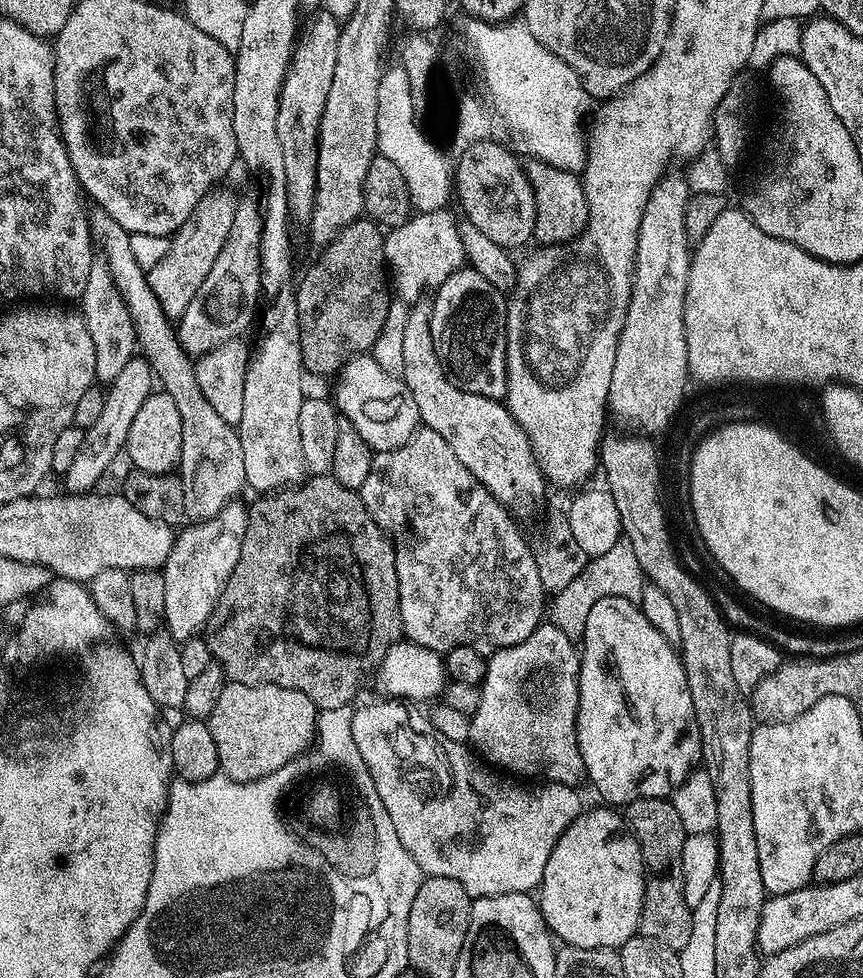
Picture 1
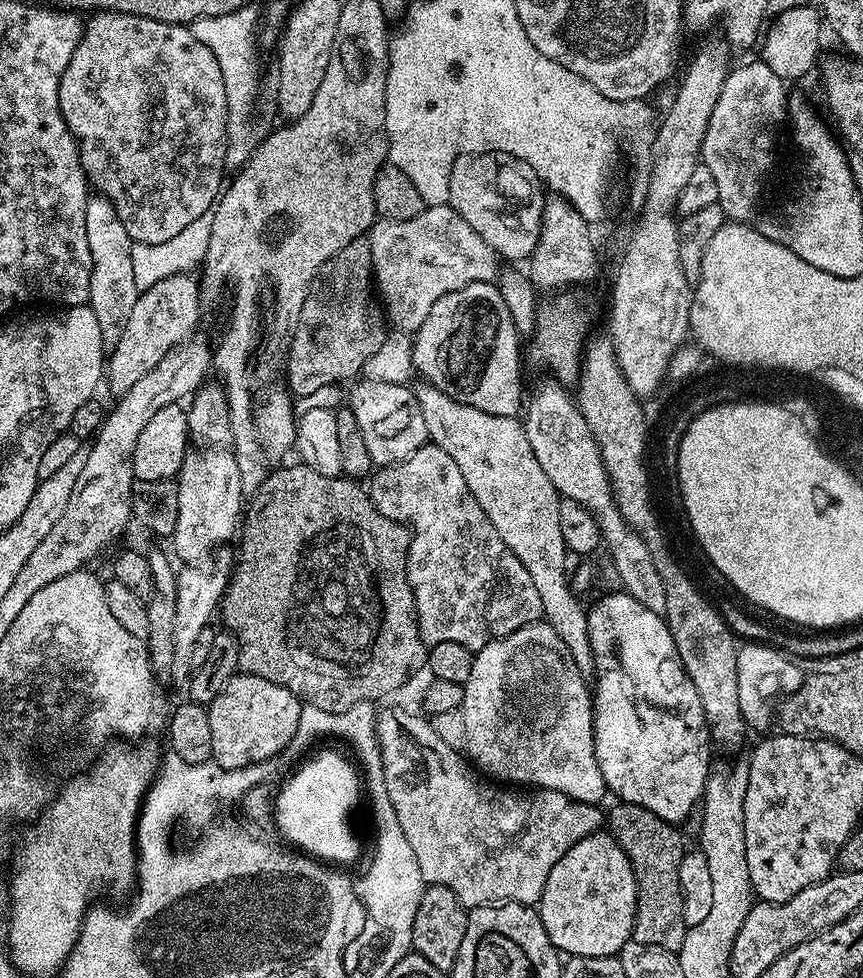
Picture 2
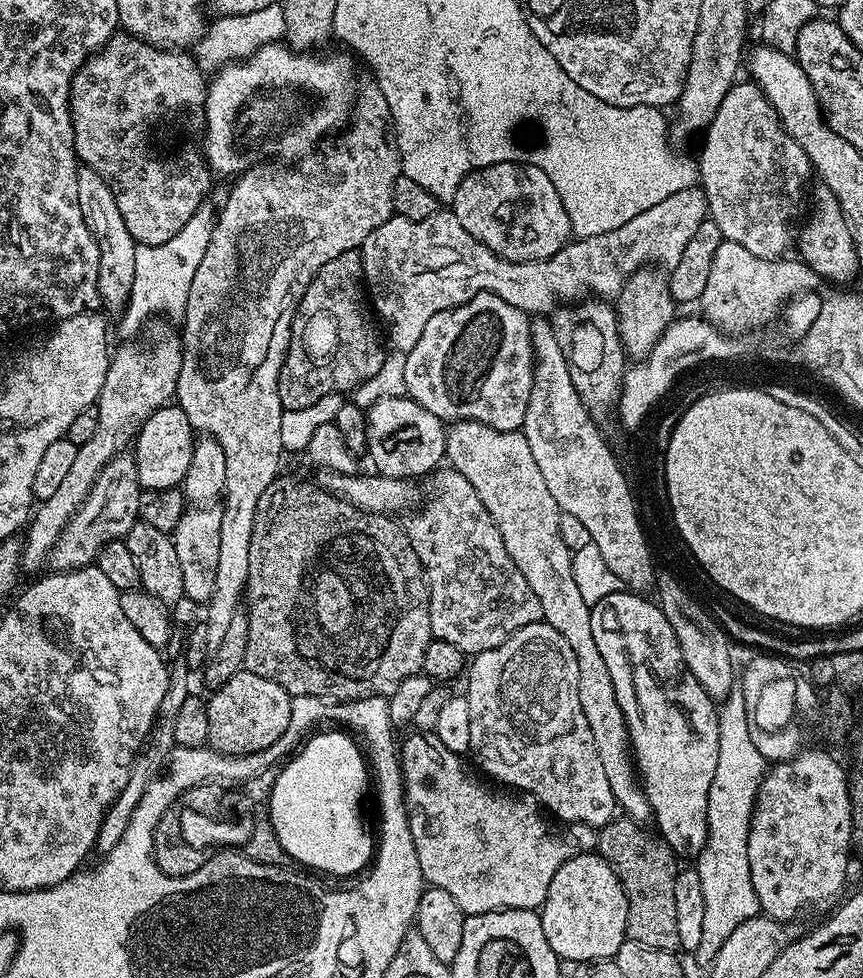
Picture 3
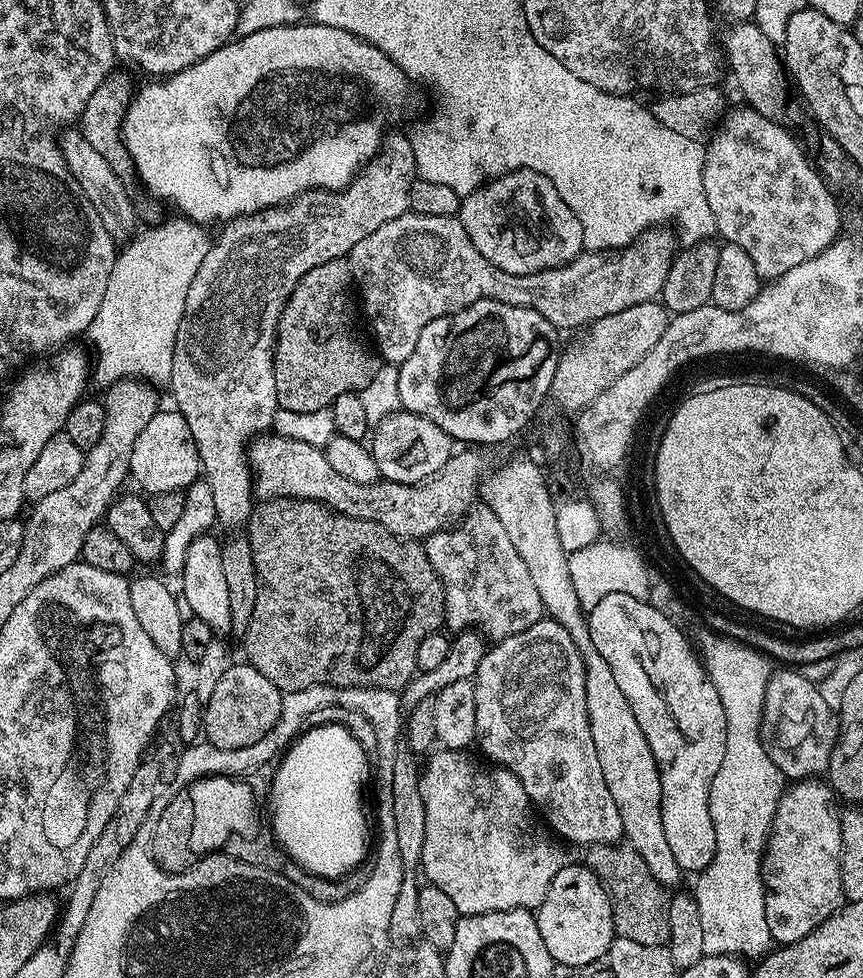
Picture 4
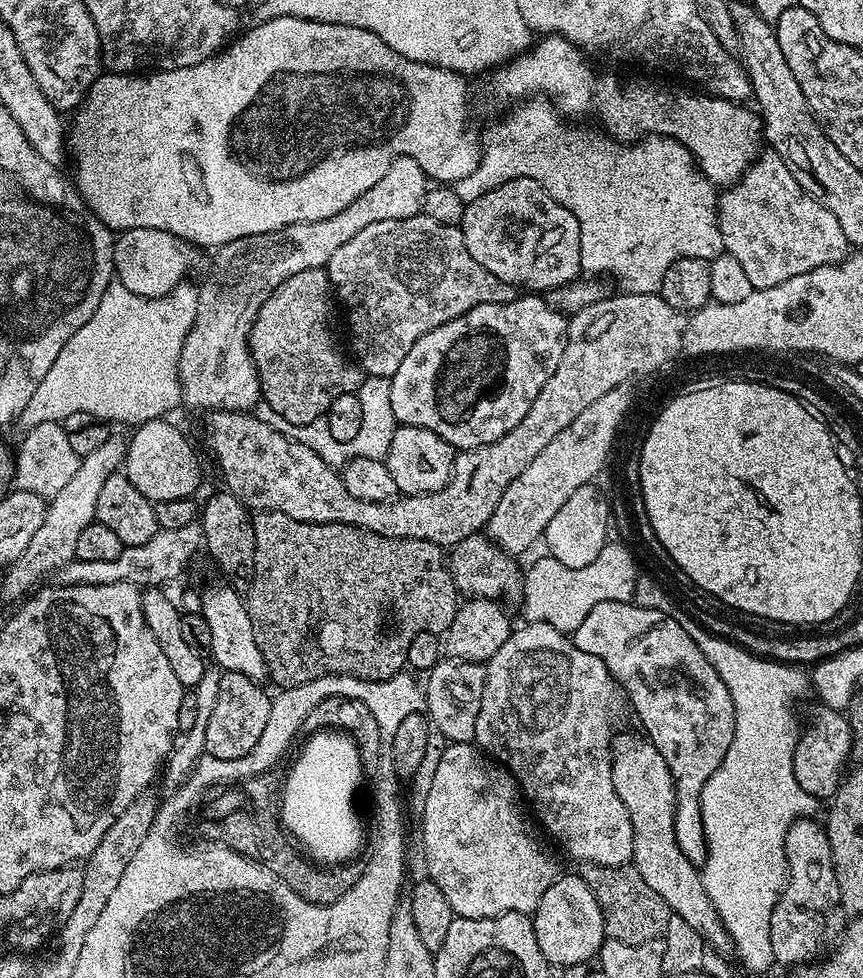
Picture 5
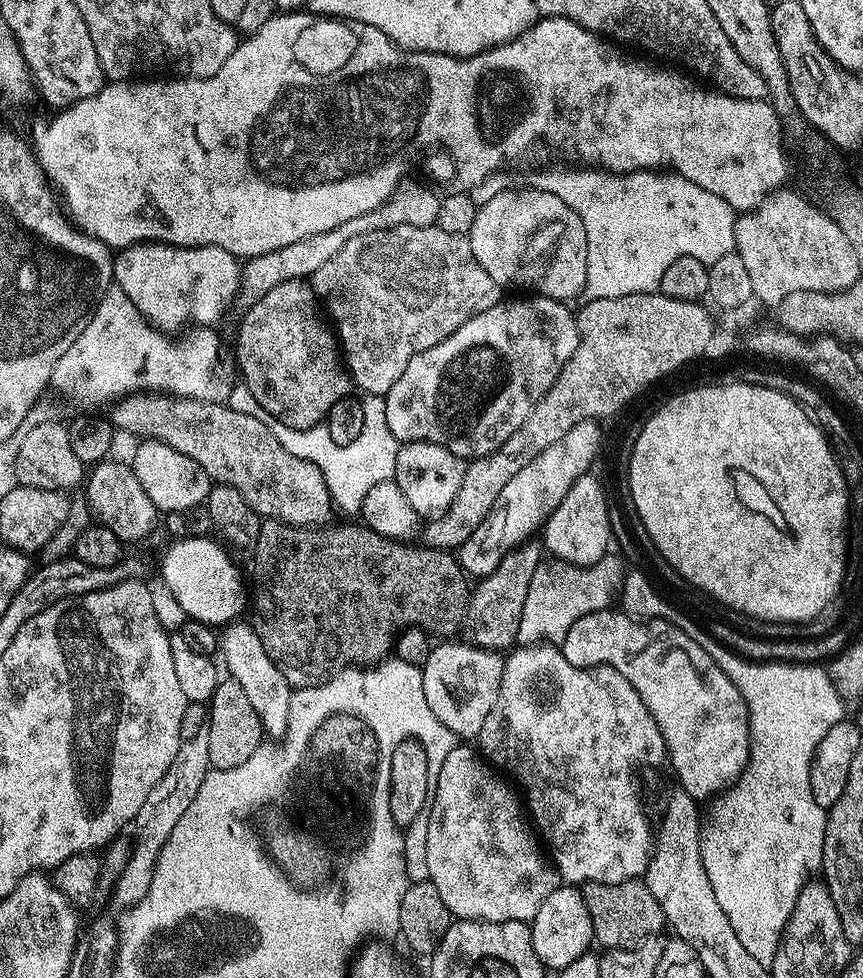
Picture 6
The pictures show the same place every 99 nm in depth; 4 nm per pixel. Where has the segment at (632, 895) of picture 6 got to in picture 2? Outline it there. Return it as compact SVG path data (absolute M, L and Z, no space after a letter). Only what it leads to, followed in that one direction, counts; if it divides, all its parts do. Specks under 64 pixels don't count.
M623 802L613 805L606 812L606 828L630 858L636 879L636 921L632 927L632 939L639 944L679 953L682 942L690 934L682 910L682 886L678 882L678 866L682 866L686 851L680 837L681 829L642 806Z

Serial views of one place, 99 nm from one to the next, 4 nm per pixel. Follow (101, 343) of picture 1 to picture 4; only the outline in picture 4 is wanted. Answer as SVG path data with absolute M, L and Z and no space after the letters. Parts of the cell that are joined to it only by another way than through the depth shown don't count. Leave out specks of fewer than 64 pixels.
M65 127L59 133L58 143L62 158L74 178L74 182L80 188L80 193L90 202L90 206L94 206L94 210L102 218L102 226L106 226L106 230L112 235L113 240L127 241L133 231L133 229L131 230L132 202L120 182L121 177L112 169L110 162L106 162L106 158L102 158L102 154L98 154L98 150L94 150L94 146L90 146L90 142L86 142L79 127Z

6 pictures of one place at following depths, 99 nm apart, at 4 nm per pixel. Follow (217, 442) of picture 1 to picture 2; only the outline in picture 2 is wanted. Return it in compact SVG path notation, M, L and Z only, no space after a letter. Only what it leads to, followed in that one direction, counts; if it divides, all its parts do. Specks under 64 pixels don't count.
M196 446L189 450L188 453L184 456L184 461L182 462L182 466L180 467L180 474L178 479L176 480L176 485L178 486L178 526L174 526L174 530L172 531L172 535L170 537L170 543L176 547L176 552L178 555L184 559L183 563L188 566L196 566L199 565L201 562L200 560L204 560L207 558L208 555L211 554L212 551L215 550L216 547L219 546L223 540L228 540L234 533L237 531L238 528L238 521L241 519L242 516L242 504L240 508L240 495L243 494L244 488L240 485L240 480L242 481L242 464L241 461L238 459L235 451L229 450L227 447L224 446Z

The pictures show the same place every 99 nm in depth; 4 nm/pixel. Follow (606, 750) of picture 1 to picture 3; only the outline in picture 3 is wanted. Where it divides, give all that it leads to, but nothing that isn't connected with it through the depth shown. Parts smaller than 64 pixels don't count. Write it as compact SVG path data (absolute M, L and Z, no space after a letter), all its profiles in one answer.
M621 590L614 594L606 594L606 598L602 598L602 602L591 605L591 610L590 626L594 626L594 642L598 645L602 659L606 661L606 667L610 669L610 682L614 682L614 695L618 698L618 706L622 706L622 714L628 727L628 743L632 750L634 767L638 773L640 785L643 786L646 798L652 807L654 825L656 824L657 830L661 832L657 833L662 837L665 844L669 844L673 852L683 854L688 848L689 857L695 858L706 846L706 838L708 837L706 806L710 798L710 782L714 782L714 770L718 770L720 714L717 701L713 700L710 694L706 694L706 690L702 690L698 678L694 678L694 674L686 666L686 662L682 658L682 646L678 646L678 638L674 634L674 626L670 626L670 622L666 622L666 614L662 614L659 603L652 601L651 604L648 598L643 595Z

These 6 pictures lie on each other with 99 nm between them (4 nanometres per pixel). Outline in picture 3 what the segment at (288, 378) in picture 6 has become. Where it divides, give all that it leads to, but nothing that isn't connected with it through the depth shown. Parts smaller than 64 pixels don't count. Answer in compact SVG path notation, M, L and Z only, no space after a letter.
M359 251L330 258L330 262L314 274L296 308L287 359L296 384L283 385L280 405L285 413L292 414L314 407L331 392L351 393L378 372L386 357L383 347L377 321L366 299L364 263Z

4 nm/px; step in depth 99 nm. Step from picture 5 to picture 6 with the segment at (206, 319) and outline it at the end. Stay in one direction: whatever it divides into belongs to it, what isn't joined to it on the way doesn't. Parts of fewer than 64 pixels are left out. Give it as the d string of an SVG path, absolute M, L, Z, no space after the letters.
M401 183L395 194L386 203L370 210L370 214L350 218L350 222L342 222L342 226L334 226L334 230L302 238L300 242L290 242L290 246L282 246L280 250L274 250L270 254L247 257L240 269L240 292L248 295L248 298L255 298L266 294L266 290L278 286L278 282L310 278L314 270L318 270L318 266L330 262L330 258L334 258L334 254L338 254L338 250L342 250L342 246L350 242L350 238L358 238L358 234L370 234L374 230L386 230L394 226L433 227L438 218L441 197L431 187L428 189L420 184L408 183Z

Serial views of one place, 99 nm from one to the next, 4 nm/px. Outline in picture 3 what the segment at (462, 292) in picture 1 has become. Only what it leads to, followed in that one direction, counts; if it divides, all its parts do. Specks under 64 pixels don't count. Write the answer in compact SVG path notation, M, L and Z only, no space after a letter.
M479 292L477 296L470 298L470 302L459 304L457 308L442 310L438 314L434 314L434 318L430 318L430 322L426 322L418 342L404 356L405 390L408 399L418 402L418 406L422 406L430 414L437 416L442 422L473 420L474 422L482 422L486 426L494 426L494 430L499 432L515 432L523 429L524 419L526 418L526 406L530 406L532 369L534 367L533 361L530 359L532 337L528 334L528 321L529 317L525 313L518 311L517 308L510 306L506 302L502 302L502 298L498 298L489 292Z

